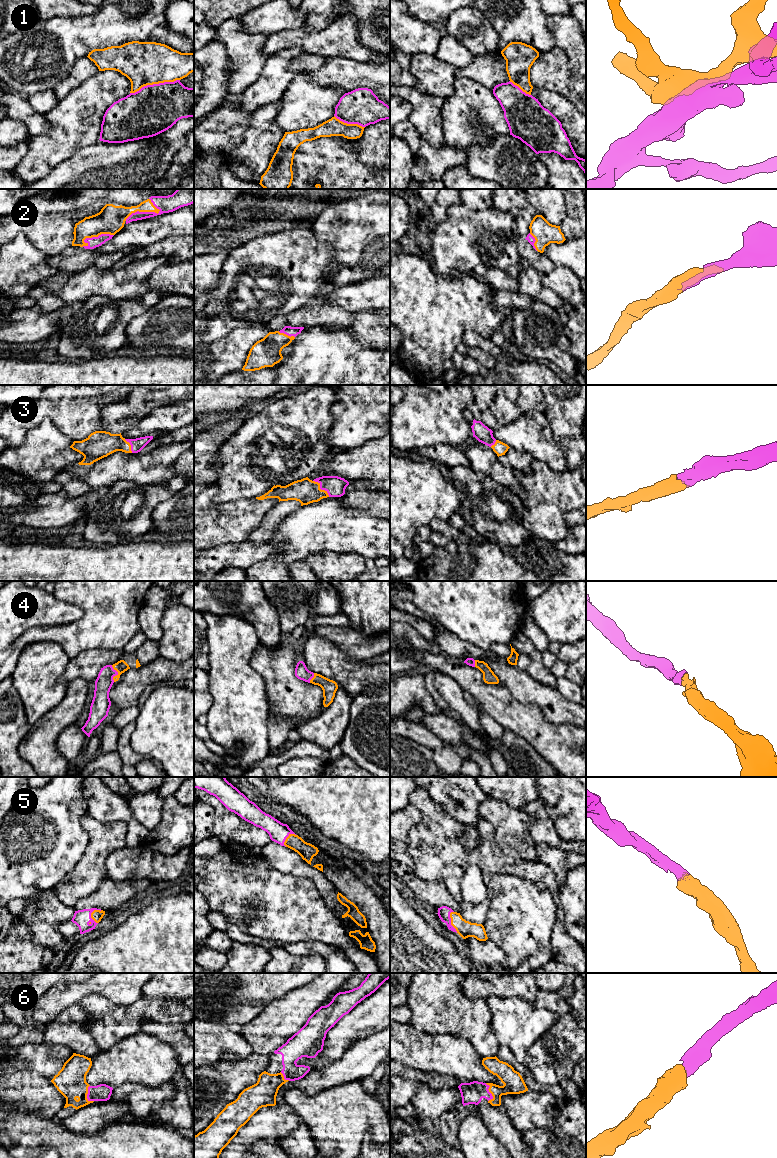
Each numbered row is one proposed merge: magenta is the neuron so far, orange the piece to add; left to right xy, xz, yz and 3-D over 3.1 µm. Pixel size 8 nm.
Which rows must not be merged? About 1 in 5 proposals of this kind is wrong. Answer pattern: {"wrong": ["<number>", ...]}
{"wrong": []}

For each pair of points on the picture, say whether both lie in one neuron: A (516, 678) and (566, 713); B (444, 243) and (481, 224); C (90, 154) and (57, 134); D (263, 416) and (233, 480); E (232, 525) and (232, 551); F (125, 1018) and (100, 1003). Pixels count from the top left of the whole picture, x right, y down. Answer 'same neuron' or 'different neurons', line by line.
A: same neuron
B: same neuron
C: different neurons
D: same neuron
E: different neurons
F: same neuron

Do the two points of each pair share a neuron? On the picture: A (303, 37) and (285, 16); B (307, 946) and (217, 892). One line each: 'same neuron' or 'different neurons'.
A: different neurons
B: different neurons

